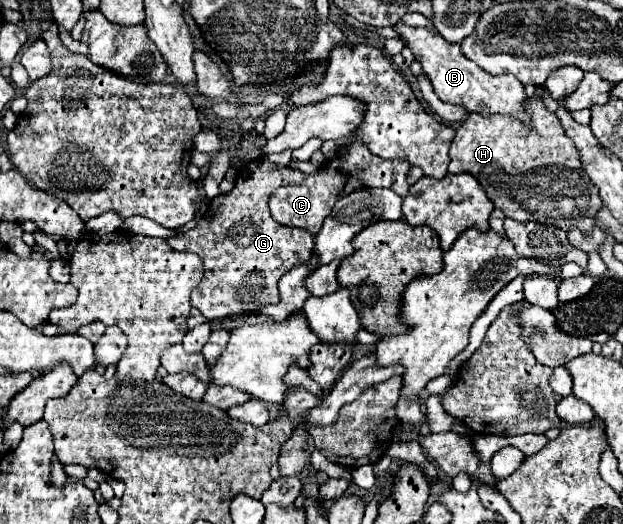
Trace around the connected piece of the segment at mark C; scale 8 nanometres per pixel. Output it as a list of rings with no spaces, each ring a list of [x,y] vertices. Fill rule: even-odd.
[[[353,140],[349,150],[337,150],[335,158],[327,162],[319,174],[307,176],[301,184],[291,184],[275,190],[269,198],[271,216],[283,226],[303,226],[311,234],[317,234],[323,220],[331,214],[331,206],[345,194],[359,188],[391,188],[399,196],[407,196],[409,184],[405,180],[409,164],[403,160],[383,160],[367,150],[361,140]]]

